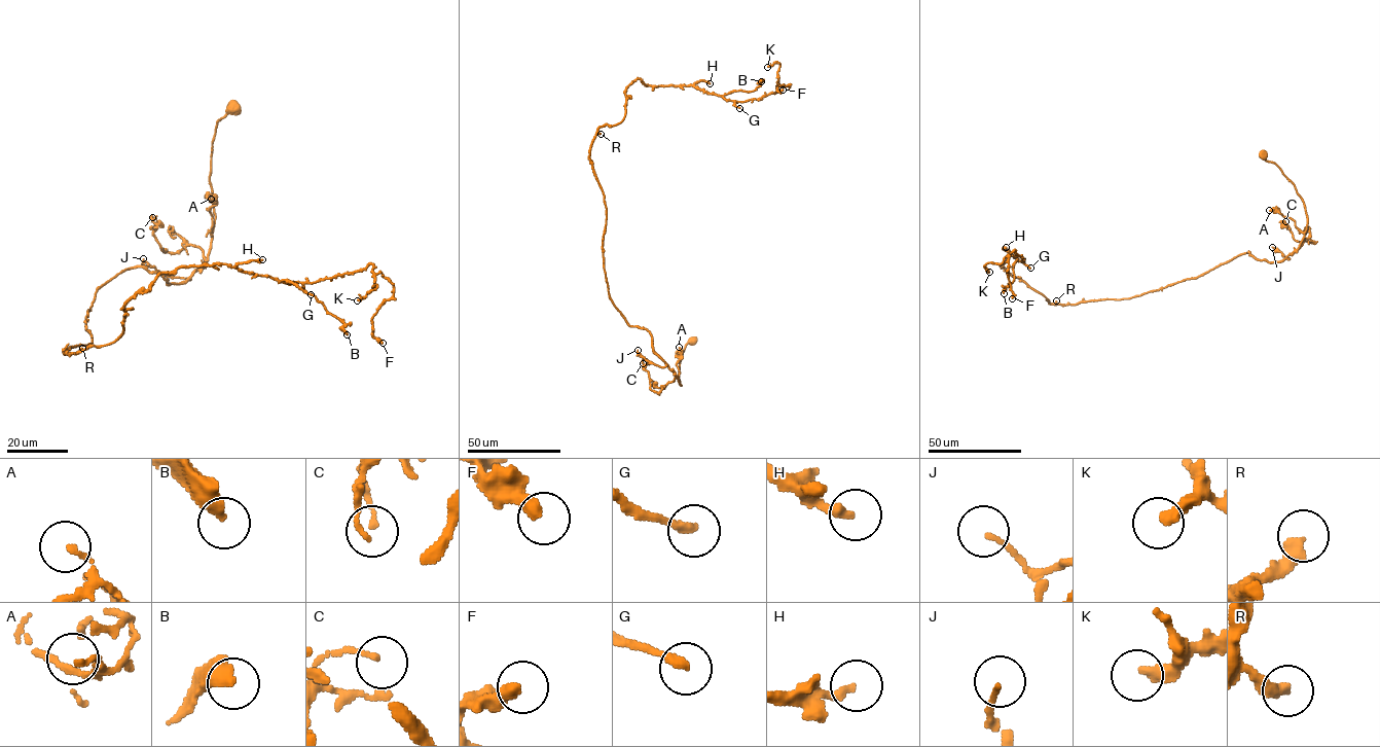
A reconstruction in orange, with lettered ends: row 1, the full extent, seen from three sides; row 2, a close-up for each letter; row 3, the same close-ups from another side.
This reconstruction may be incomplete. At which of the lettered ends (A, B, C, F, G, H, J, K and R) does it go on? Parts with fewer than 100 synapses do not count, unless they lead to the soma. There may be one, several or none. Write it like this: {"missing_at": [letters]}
{"missing_at": []}

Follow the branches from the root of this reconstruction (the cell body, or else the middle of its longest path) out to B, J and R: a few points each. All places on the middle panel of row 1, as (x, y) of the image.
B: (692, 340), (681, 385), (610, 296), (590, 146), (622, 120), (637, 79), (719, 95), (761, 81)
J: (692, 340), (686, 345), (679, 363), (678, 380), (681, 385), (666, 364), (660, 367), (647, 361), (638, 350)
R: (692, 340), (681, 385), (650, 332), (630, 326), (610, 296), (606, 208), (589, 157), (601, 134)

